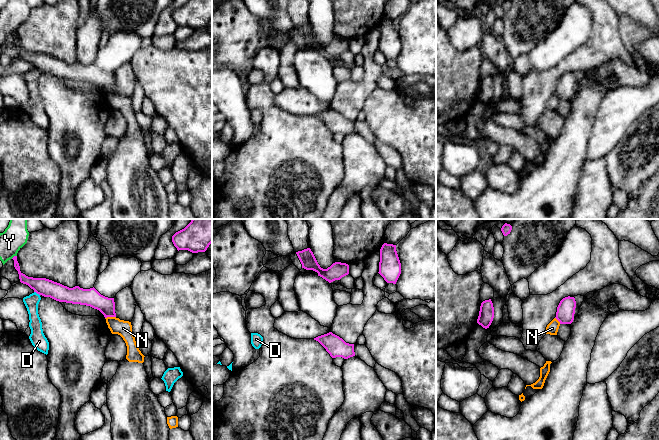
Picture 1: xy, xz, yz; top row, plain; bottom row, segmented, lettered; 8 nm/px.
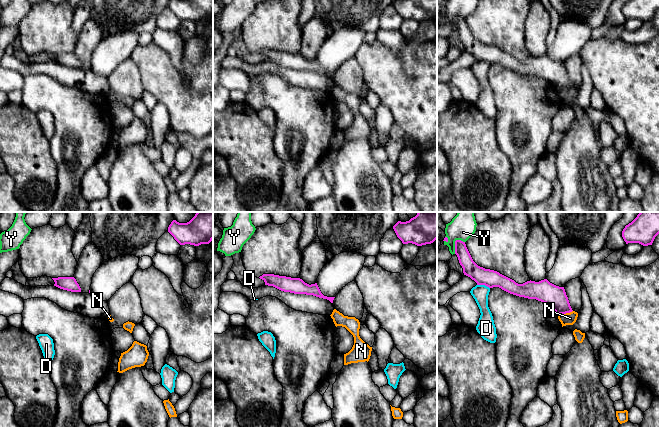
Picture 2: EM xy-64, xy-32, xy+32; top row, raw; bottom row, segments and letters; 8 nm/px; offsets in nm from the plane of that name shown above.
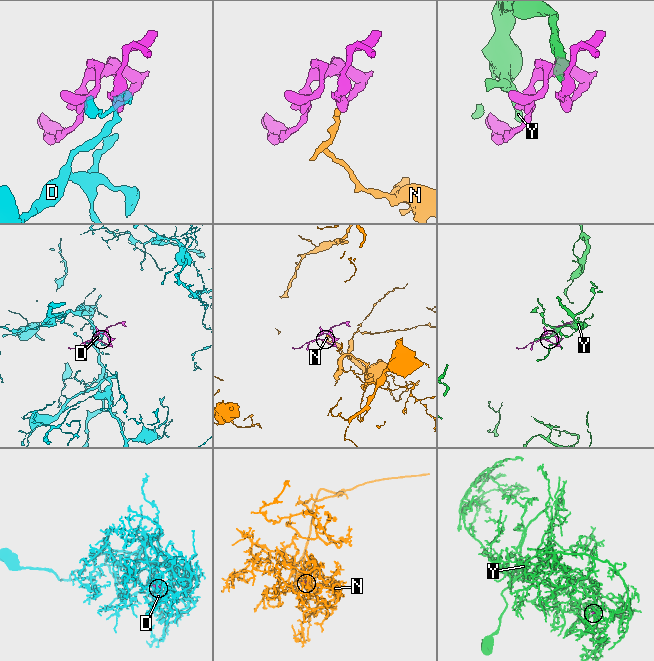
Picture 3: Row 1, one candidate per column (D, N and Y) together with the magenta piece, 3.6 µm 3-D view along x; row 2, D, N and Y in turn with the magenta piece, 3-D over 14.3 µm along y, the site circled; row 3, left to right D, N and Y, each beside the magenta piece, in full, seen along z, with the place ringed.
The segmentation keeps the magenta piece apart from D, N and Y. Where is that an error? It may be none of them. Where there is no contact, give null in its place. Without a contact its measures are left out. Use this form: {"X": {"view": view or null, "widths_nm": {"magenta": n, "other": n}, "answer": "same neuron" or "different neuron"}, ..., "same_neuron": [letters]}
{"D": {"view": "xy", "widths_nm": {"magenta": 140, "other": 120}, "answer": "different neuron"}, "N": {"view": "xy", "widths_nm": {"magenta": 150, "other": 130}, "answer": "different neuron"}, "Y": {"view": "xy", "widths_nm": {"magenta": 80, "other": 200}, "answer": "different neuron"}, "same_neuron": []}

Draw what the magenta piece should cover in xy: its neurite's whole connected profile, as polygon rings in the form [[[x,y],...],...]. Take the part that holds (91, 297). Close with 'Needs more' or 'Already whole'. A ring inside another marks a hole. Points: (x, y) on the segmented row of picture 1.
[[[17,256],[12,258],[18,271],[20,282],[28,285],[39,295],[50,297],[59,302],[90,306],[99,310],[105,318],[116,317],[114,298],[101,295],[94,287],[83,289],[79,286],[69,288],[46,278],[28,277],[20,271]]]. Already whole

